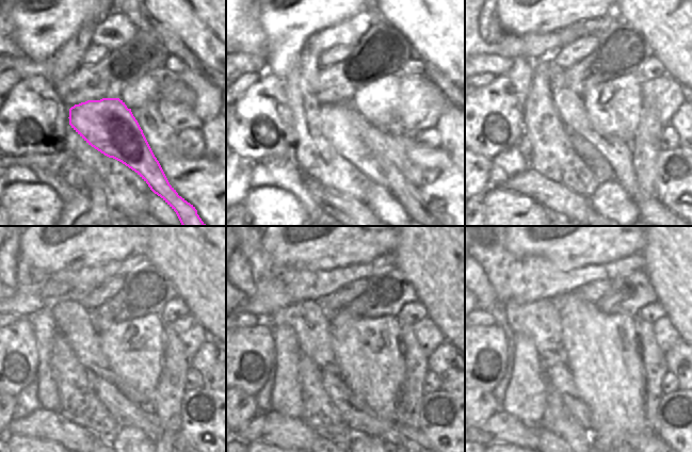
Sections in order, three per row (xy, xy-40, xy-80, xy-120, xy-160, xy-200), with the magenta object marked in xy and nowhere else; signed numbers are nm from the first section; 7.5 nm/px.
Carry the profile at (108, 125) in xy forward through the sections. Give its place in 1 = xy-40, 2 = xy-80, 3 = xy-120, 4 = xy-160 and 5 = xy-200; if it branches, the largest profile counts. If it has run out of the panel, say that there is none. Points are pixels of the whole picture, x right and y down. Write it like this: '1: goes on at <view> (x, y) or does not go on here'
1: goes on at xy-40 (382, 158)
2: goes on at xy-80 (618, 154)
3: goes on at xy-120 (92, 357)
4: goes on at xy-160 (325, 358)
5: goes on at xy-200 (560, 357)

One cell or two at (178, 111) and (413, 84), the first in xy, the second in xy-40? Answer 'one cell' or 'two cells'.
one cell

